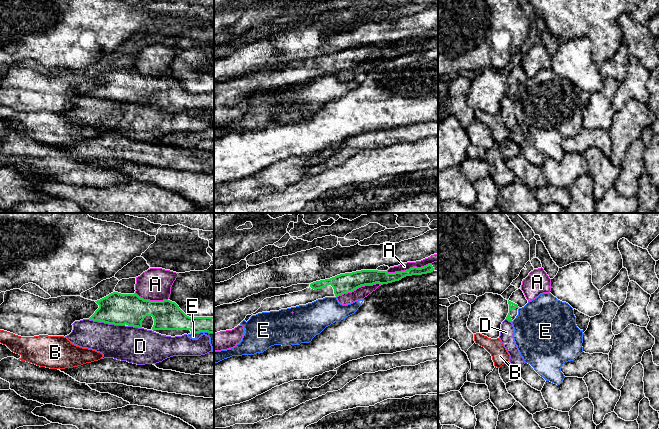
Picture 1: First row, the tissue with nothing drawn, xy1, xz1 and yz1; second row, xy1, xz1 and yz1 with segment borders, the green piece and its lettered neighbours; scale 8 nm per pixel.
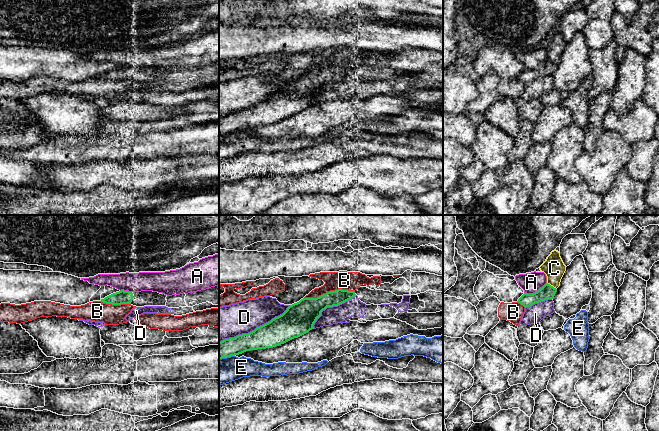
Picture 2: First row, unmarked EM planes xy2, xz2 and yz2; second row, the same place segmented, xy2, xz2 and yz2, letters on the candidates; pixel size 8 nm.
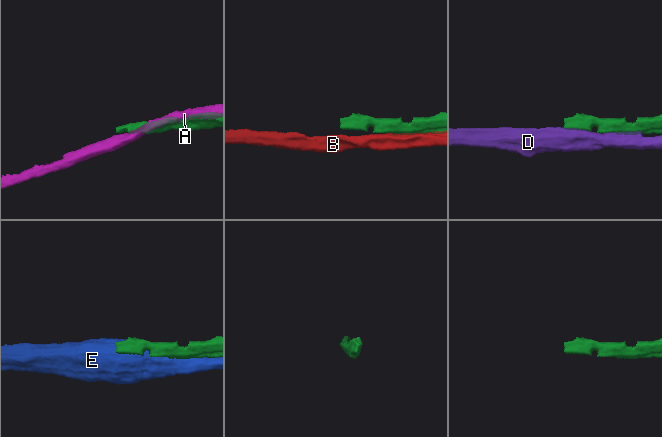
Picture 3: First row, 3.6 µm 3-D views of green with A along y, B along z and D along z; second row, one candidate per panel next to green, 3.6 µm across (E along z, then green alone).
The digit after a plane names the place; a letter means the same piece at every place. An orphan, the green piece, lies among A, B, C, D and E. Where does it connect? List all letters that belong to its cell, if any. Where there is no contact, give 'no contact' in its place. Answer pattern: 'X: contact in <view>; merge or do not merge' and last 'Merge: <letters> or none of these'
A: contact in xz1; do not merge
B: contact in xz2; do not merge
C: contact in yz2; do not merge
D: contact in xz2; do not merge
E: contact in xy1; do not merge
Merge: none of these

